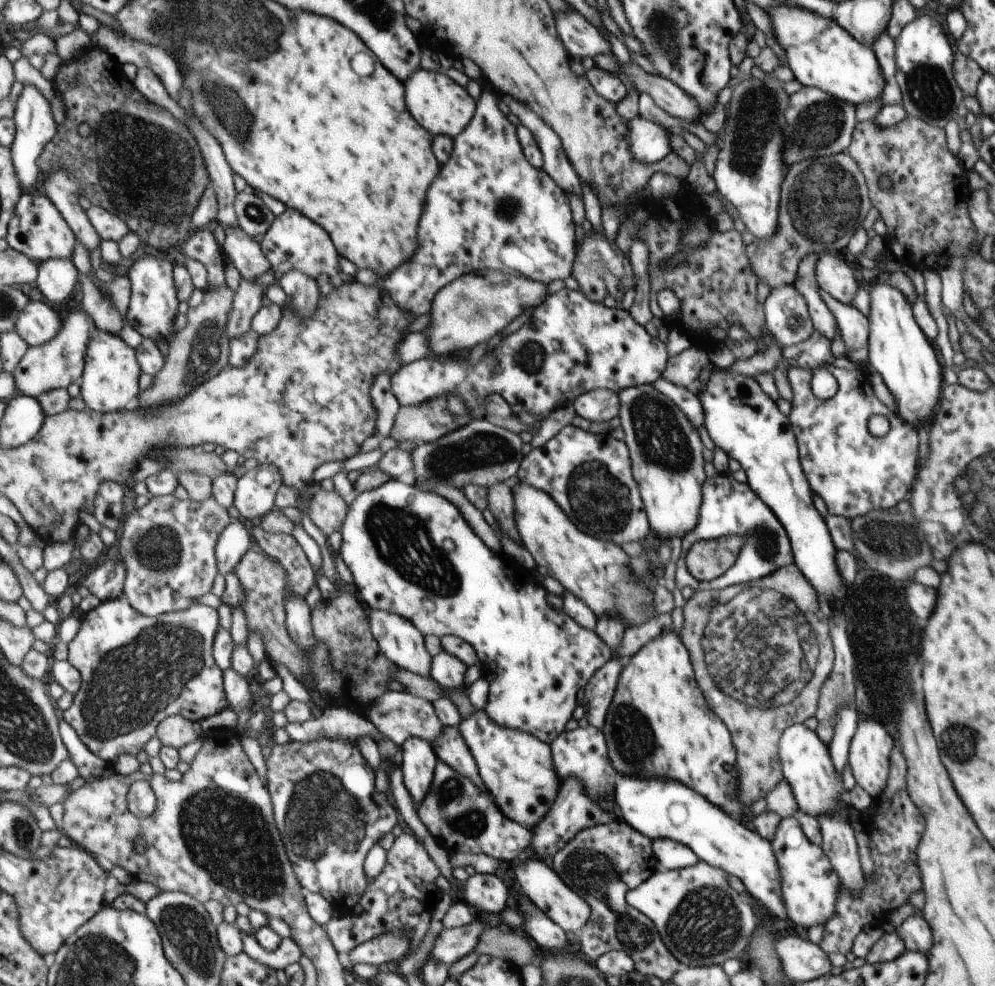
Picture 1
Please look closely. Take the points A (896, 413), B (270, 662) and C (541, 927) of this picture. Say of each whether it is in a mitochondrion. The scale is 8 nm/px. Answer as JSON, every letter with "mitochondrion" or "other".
{"A":"other","B":"other","C":"other"}

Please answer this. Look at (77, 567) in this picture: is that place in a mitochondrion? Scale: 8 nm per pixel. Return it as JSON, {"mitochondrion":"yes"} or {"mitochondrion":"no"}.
{"mitochondrion":"no"}

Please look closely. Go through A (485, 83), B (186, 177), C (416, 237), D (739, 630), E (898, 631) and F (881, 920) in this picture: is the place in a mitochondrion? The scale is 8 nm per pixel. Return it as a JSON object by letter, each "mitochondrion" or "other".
{"A":"other","B":"mitochondrion","C":"other","D":"mitochondrion","E":"other","F":"other"}

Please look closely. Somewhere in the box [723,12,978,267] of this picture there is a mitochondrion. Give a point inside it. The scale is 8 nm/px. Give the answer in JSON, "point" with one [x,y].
{"point":[826,200]}

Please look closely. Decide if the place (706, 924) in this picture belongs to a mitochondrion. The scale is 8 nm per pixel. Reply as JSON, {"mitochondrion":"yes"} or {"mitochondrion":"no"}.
{"mitochondrion":"yes"}

